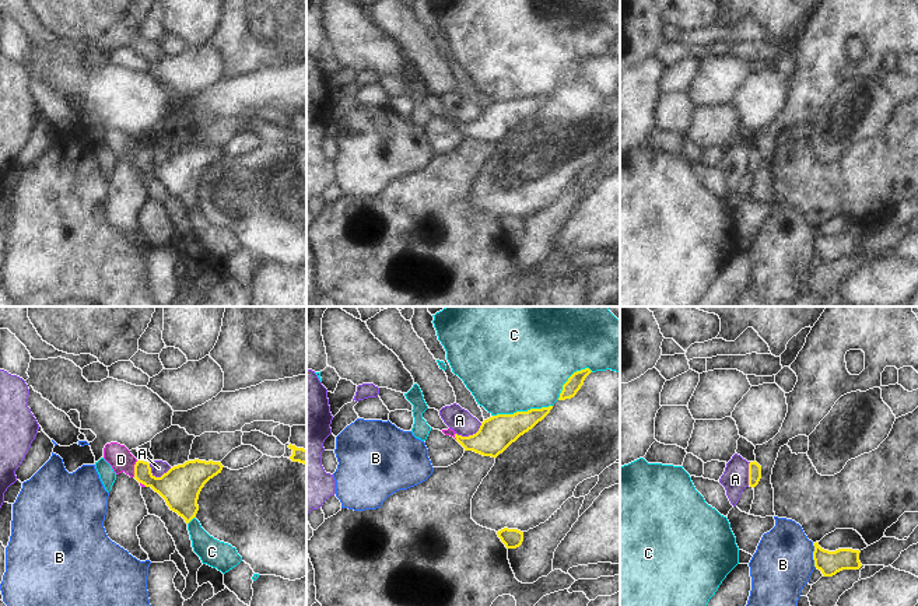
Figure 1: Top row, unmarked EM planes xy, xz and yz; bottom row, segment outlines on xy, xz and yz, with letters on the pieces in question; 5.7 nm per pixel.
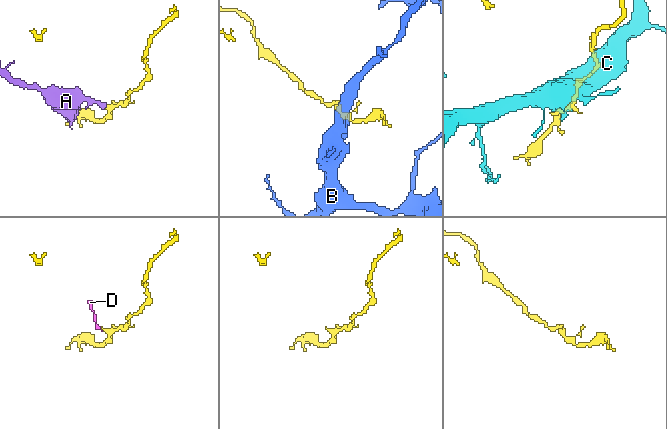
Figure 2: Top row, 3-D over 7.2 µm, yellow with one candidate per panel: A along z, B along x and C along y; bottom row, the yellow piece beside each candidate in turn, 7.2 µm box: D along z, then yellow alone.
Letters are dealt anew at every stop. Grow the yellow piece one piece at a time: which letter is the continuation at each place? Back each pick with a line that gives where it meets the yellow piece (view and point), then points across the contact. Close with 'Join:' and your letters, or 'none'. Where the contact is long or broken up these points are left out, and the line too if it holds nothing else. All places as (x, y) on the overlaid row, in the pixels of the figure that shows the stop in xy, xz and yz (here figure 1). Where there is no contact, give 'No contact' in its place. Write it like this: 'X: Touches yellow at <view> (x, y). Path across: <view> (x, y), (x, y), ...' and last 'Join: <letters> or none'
D: Touches yellow at xy (135, 468). Path across: xy (174, 486), (157, 484), (135, 468), (121, 459)
Join: D.

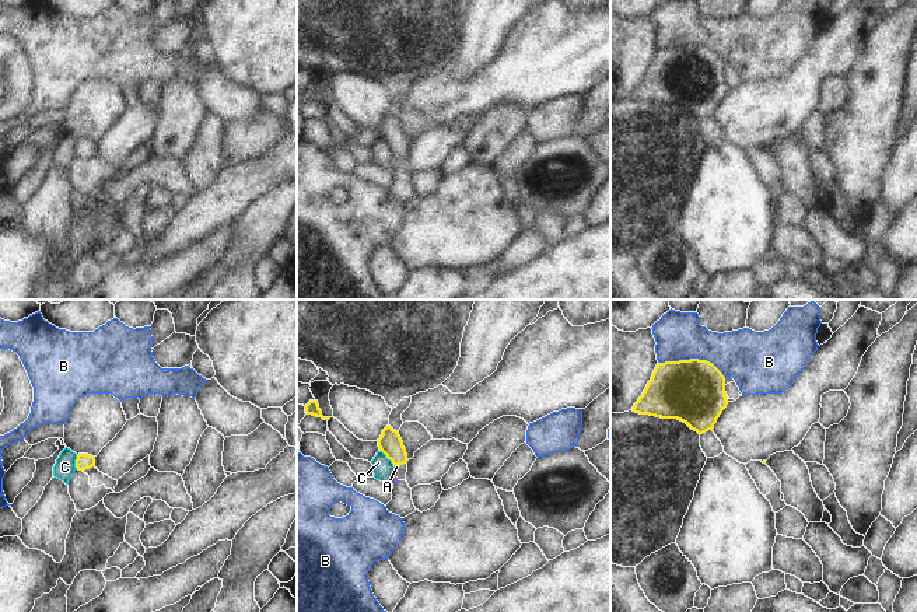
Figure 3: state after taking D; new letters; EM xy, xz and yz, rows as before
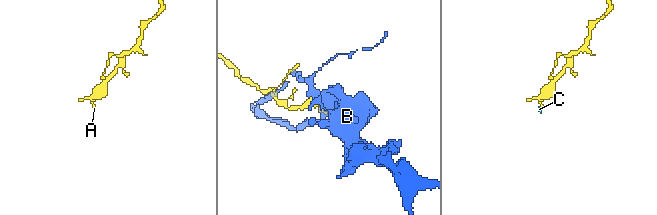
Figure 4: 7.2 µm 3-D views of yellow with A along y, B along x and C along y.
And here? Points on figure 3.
A: Touches yellow at xz (396, 464). Path across: xz (389, 443), (396, 453), (396, 464), (396, 467)
Join: A.

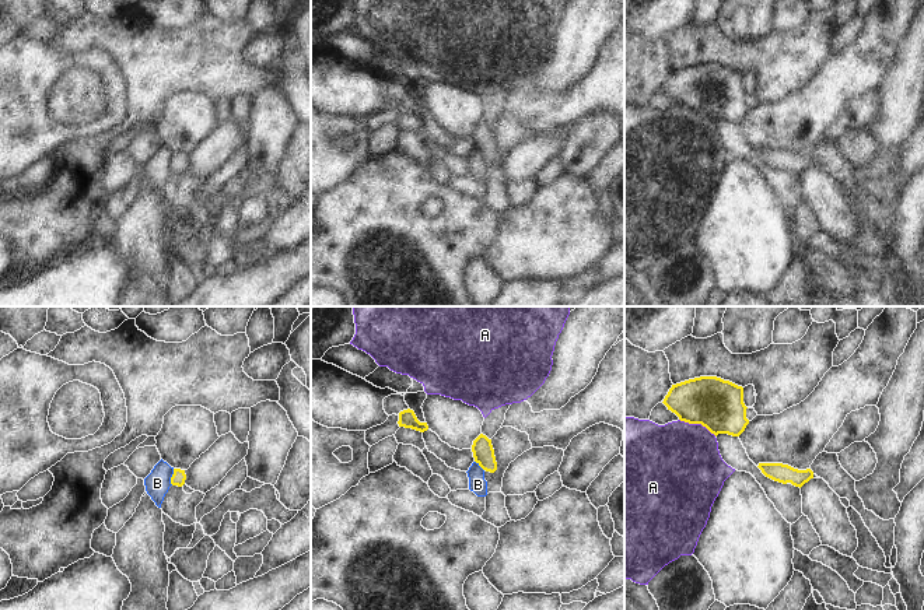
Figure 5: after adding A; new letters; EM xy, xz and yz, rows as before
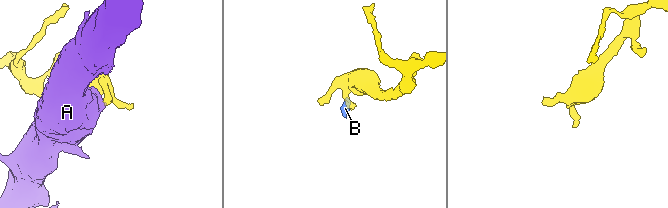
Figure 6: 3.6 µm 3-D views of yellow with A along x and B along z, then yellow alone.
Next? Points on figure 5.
Join: none.

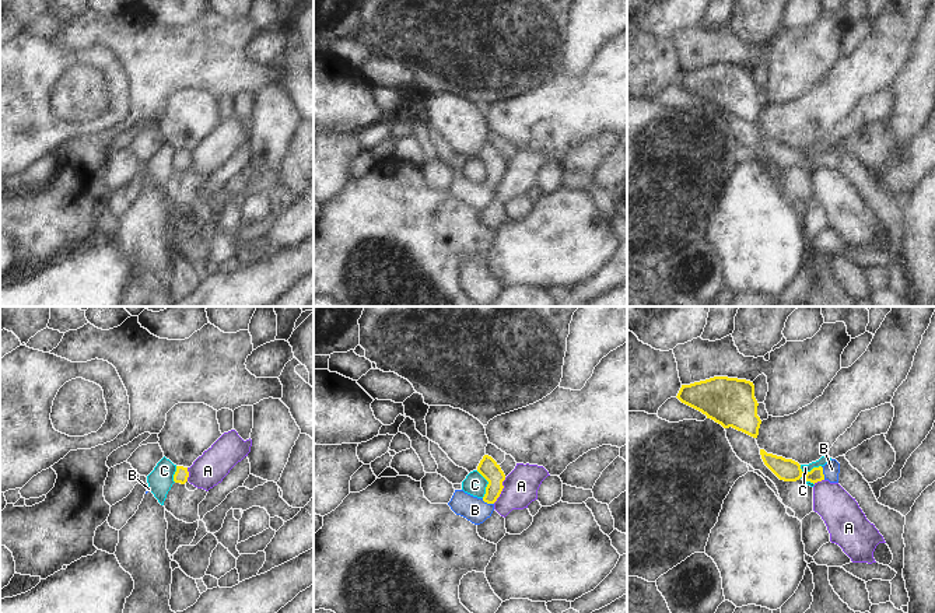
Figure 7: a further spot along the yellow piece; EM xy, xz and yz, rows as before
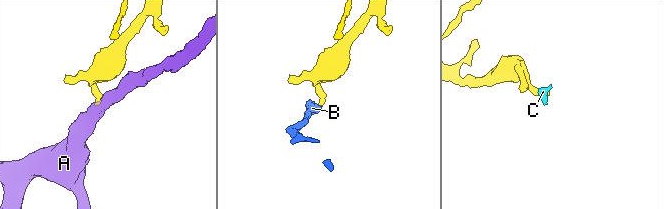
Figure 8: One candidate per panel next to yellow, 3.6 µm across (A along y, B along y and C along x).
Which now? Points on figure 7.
B: Touches yellow at yz (822, 473). Path across: yz (816, 475), (822, 473), (832, 469)
Join: B.

